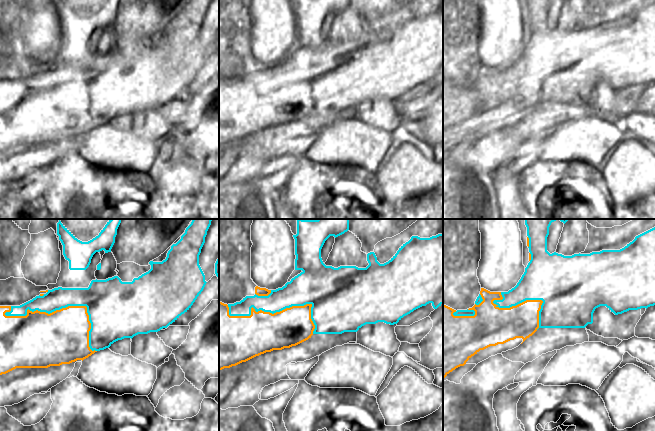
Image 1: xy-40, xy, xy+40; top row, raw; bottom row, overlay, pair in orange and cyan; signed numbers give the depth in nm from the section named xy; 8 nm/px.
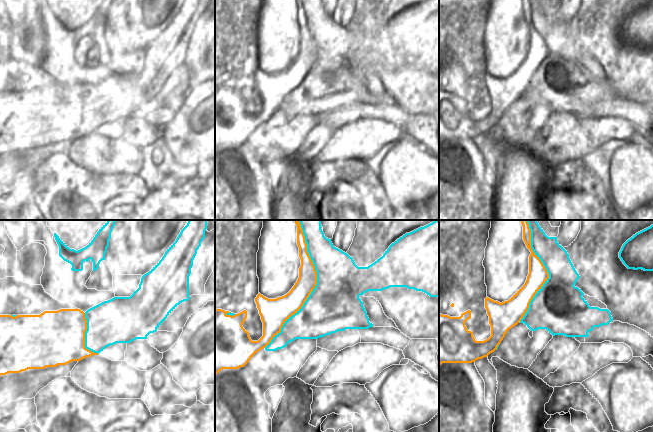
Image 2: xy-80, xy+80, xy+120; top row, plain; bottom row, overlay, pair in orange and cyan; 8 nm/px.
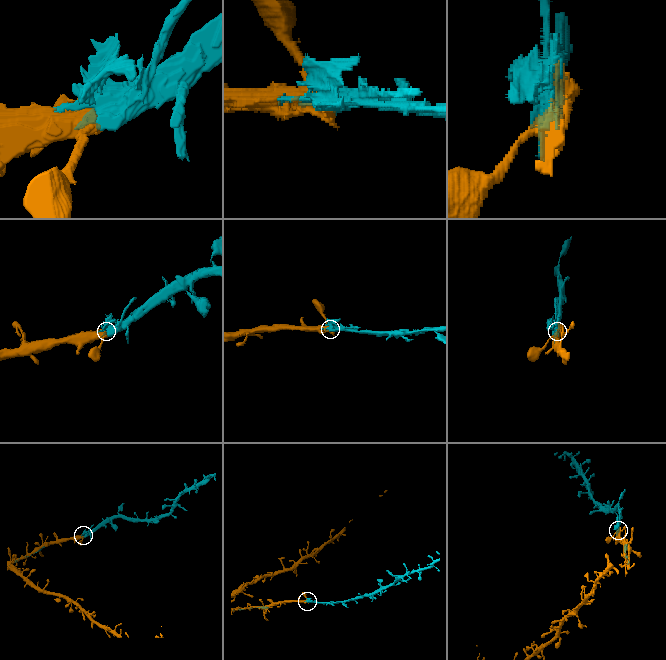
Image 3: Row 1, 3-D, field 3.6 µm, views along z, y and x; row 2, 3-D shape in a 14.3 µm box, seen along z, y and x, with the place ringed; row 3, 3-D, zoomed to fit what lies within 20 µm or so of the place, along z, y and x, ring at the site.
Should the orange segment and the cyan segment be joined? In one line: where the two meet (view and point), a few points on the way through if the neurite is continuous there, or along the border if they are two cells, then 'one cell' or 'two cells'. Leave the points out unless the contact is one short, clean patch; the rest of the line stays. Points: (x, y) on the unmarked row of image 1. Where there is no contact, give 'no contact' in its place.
contact xy-40 (67, 83); one cell

